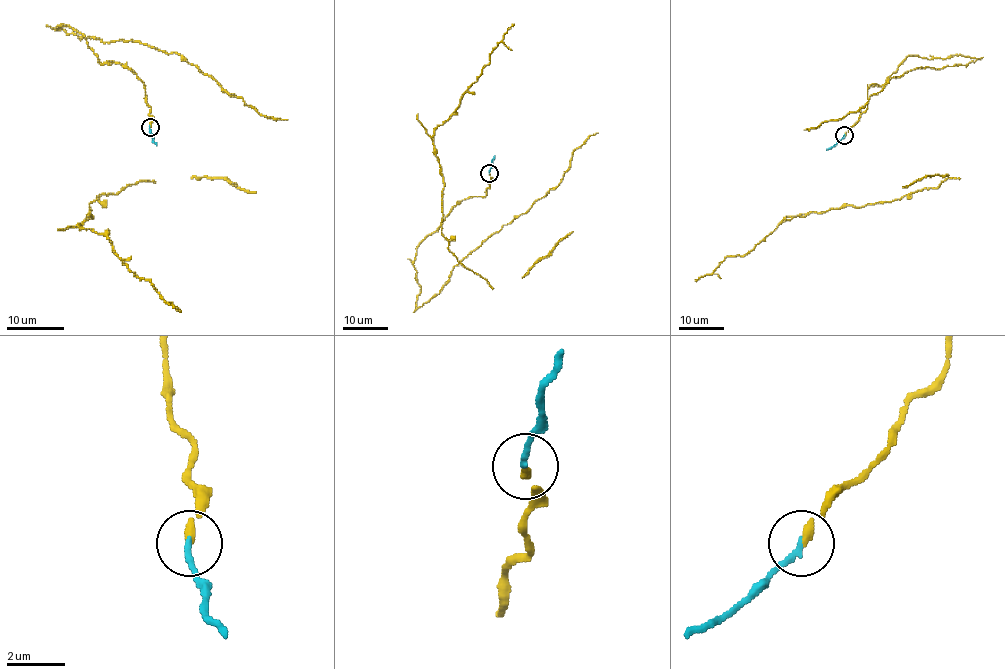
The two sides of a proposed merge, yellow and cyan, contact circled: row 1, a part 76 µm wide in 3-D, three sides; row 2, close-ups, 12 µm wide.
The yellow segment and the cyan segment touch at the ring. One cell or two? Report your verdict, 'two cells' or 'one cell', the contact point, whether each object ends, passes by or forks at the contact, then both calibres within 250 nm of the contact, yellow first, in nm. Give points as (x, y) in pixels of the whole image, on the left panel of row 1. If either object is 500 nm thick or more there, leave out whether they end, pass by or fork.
one cell; place (150, 127); yellow ends; cyan ends; calibres 280 and 240 nm

